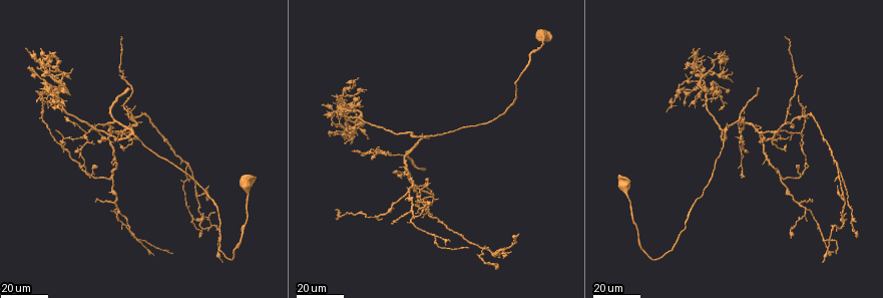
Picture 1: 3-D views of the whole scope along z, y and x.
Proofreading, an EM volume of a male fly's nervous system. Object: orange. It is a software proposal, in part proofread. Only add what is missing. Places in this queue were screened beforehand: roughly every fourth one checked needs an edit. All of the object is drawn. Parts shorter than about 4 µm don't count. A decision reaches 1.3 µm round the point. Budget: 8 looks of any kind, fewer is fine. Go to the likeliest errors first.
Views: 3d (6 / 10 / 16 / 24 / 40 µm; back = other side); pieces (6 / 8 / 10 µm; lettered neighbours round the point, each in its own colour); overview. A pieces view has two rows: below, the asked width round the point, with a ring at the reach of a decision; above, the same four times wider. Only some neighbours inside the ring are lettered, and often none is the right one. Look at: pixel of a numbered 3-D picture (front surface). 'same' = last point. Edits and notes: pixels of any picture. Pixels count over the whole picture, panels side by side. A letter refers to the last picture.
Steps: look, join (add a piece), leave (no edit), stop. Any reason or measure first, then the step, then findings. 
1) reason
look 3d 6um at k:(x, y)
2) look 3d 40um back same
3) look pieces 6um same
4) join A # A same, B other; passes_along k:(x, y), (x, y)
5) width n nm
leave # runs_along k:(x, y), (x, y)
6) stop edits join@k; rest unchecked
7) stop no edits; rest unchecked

an open end
look 3d 16um at 1:(803, 74)

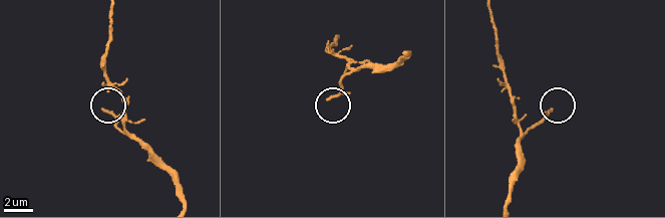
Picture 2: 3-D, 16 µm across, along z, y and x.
look 3d 6um at 2:(328, 98)

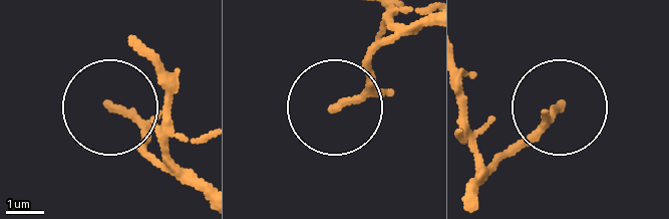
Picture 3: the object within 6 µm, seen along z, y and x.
look pieces 8um at 3:(336, 108)

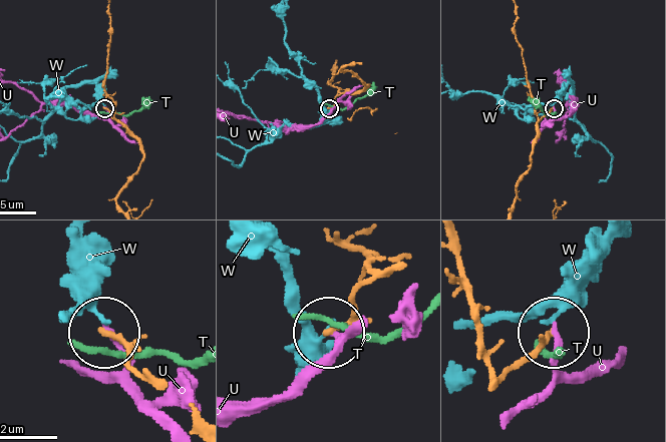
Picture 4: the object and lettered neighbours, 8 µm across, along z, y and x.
leave # T other, U other, W other; runs_along 4:(379, 273), (332, 333); none of them fits

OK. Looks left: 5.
look 3d 16um at 1:(425, 169)

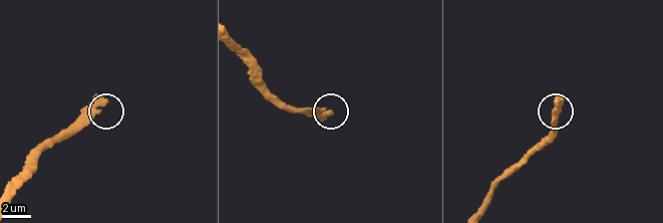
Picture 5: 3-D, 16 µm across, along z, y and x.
look pieces 6um at 5:(106, 101)

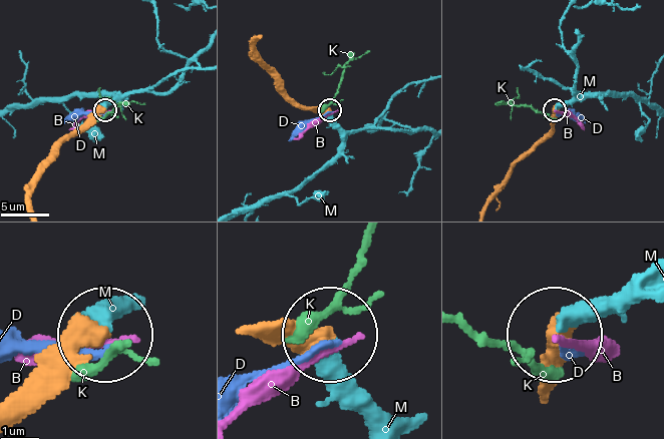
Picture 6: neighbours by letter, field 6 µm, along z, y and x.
join M # B other, D other, K other, M same; the neuron continues

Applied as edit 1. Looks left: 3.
look 3d 16um at 1:(338, 131)

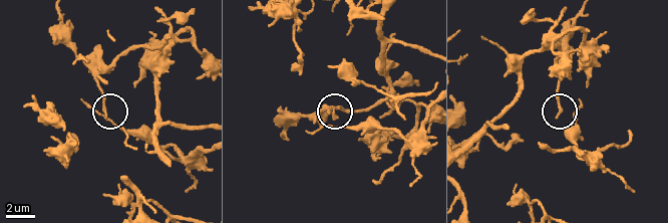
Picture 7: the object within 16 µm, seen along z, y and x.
what lies round it
look pieces 8um at 7:(330, 110)

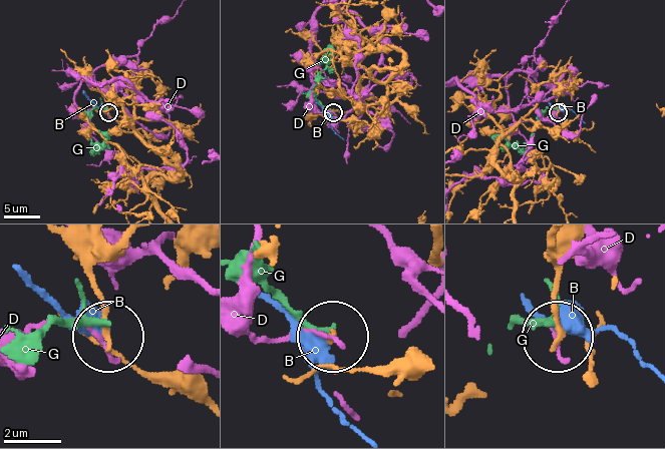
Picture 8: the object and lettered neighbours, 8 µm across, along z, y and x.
width 190 nm
leave # B other, D other, G other; no lettered piece goes on from it

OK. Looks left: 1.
stop edits join@6; rest unchecked

